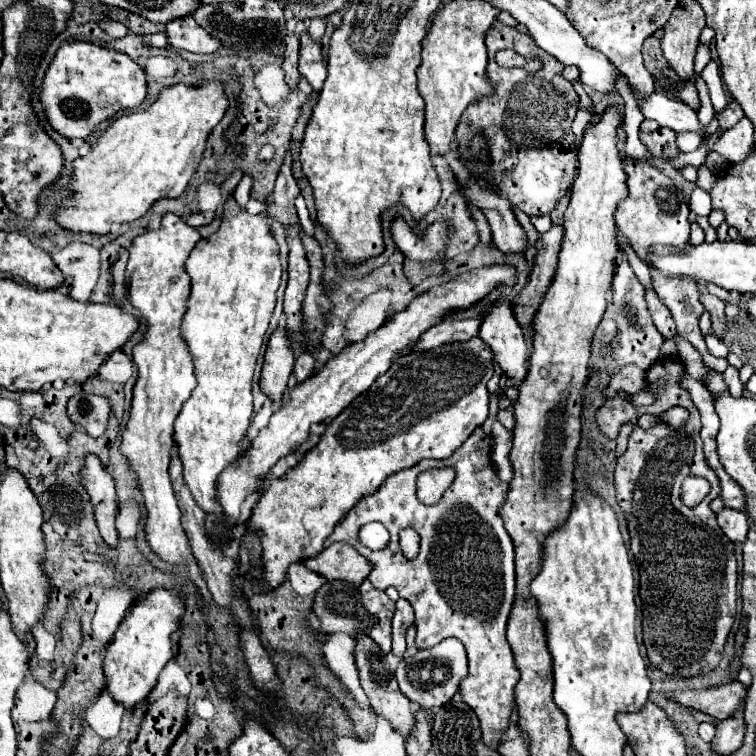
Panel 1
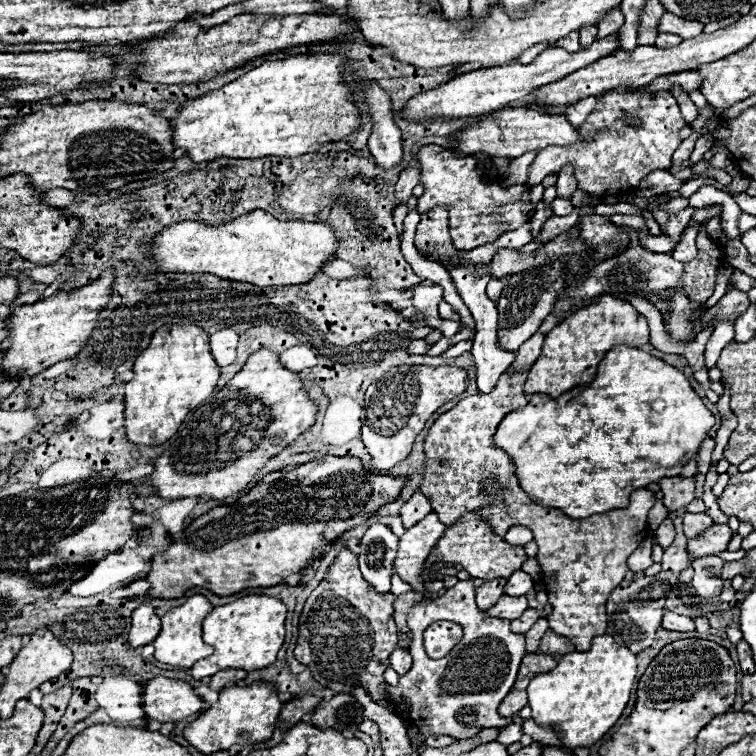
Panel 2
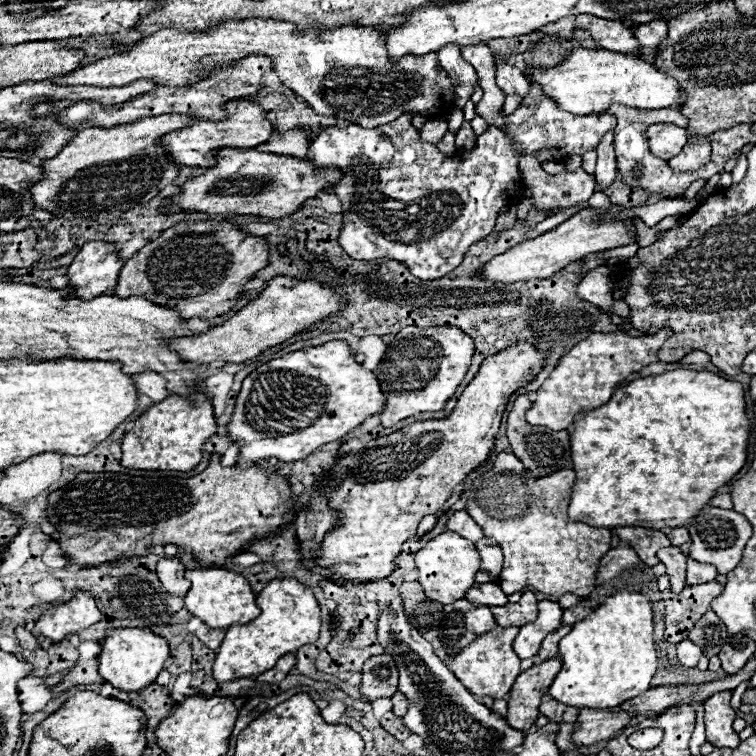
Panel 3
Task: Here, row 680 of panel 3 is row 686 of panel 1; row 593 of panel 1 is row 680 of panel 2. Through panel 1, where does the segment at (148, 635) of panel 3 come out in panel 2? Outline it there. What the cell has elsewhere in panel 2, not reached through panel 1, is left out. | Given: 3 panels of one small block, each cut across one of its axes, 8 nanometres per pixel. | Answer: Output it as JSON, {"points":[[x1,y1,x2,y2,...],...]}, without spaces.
{"points":[[156,676,144,686,144,712,148,720,180,722,204,710,204,700,194,694,194,688,182,680]]}

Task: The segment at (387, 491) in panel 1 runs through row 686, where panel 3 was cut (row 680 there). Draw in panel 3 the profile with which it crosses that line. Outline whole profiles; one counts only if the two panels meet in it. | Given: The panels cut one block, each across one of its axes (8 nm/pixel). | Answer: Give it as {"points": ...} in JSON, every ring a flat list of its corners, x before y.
{"points":[[496,626,484,636,478,636,470,646,460,650,454,658,448,660,448,668,460,678,460,682,476,696,490,696,490,698,504,698,514,680,520,674,520,658,512,650,512,642,518,634,518,628,502,628]]}

